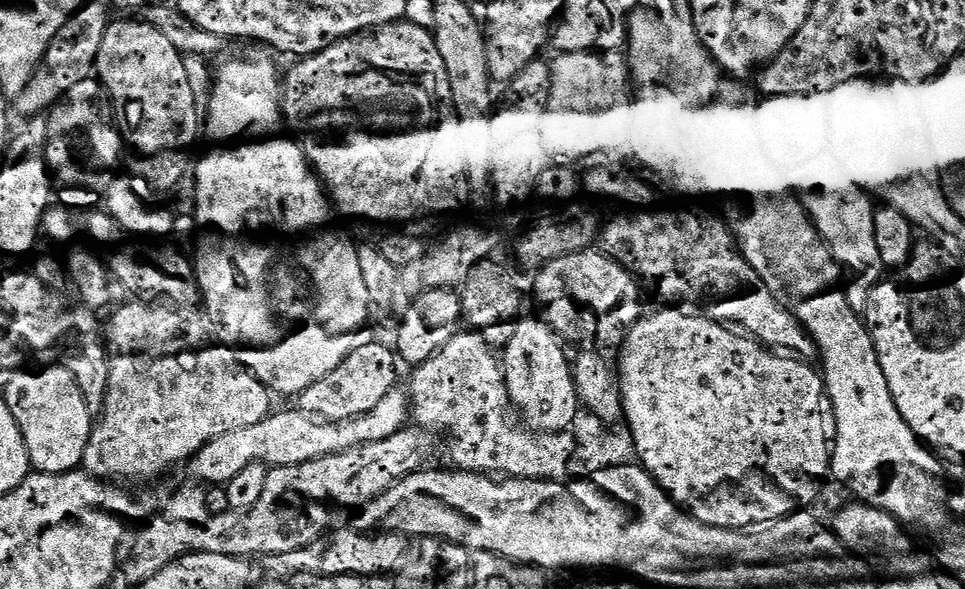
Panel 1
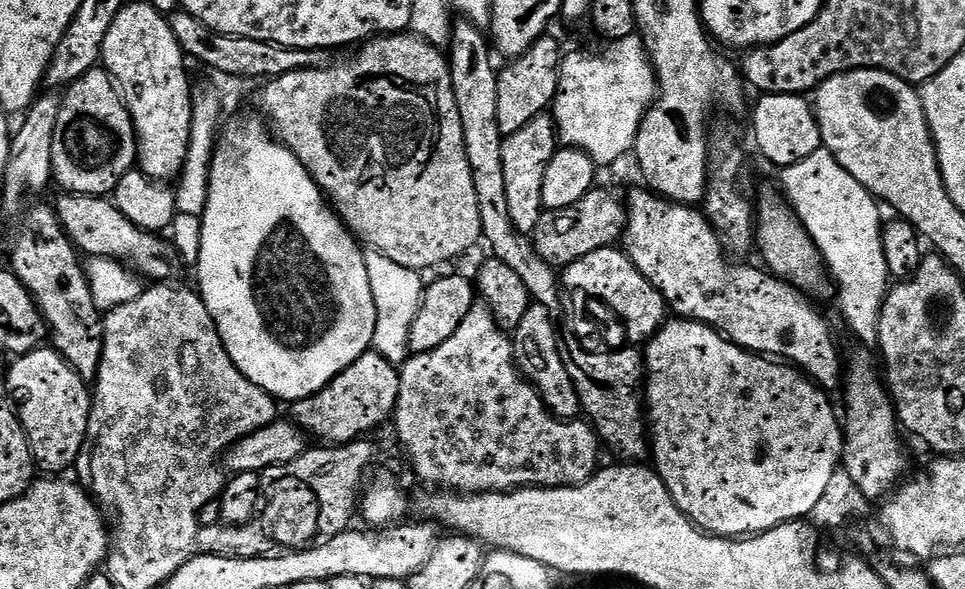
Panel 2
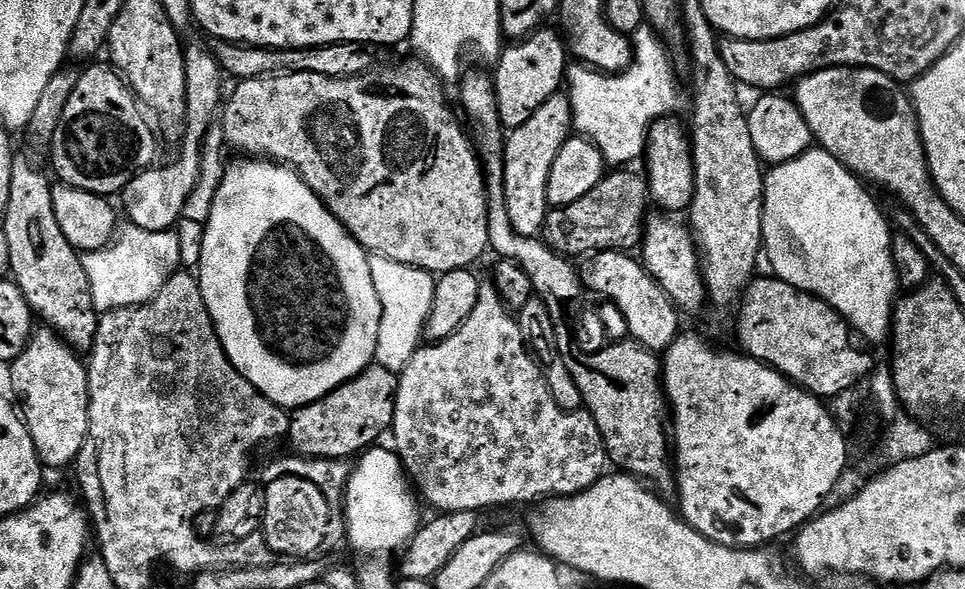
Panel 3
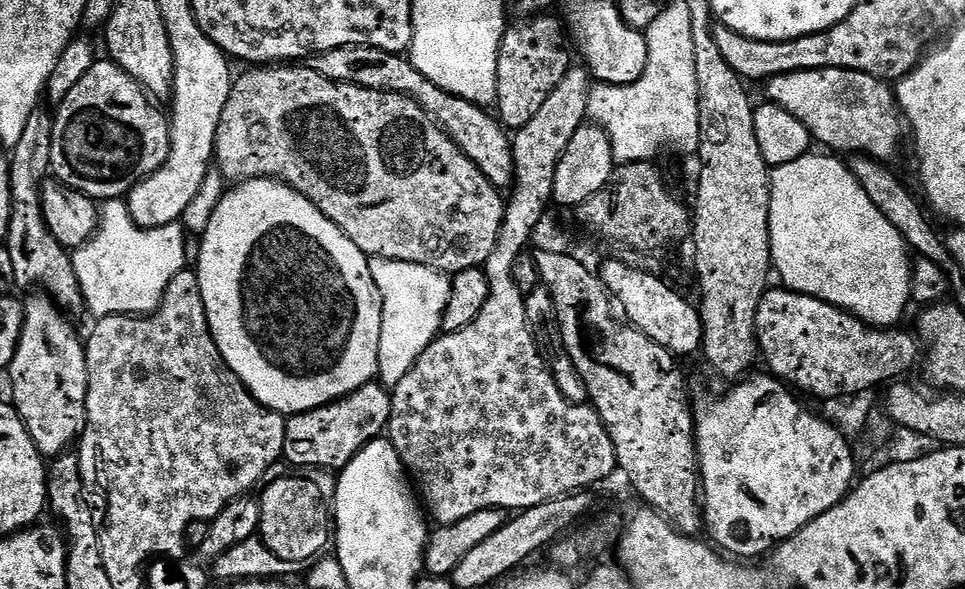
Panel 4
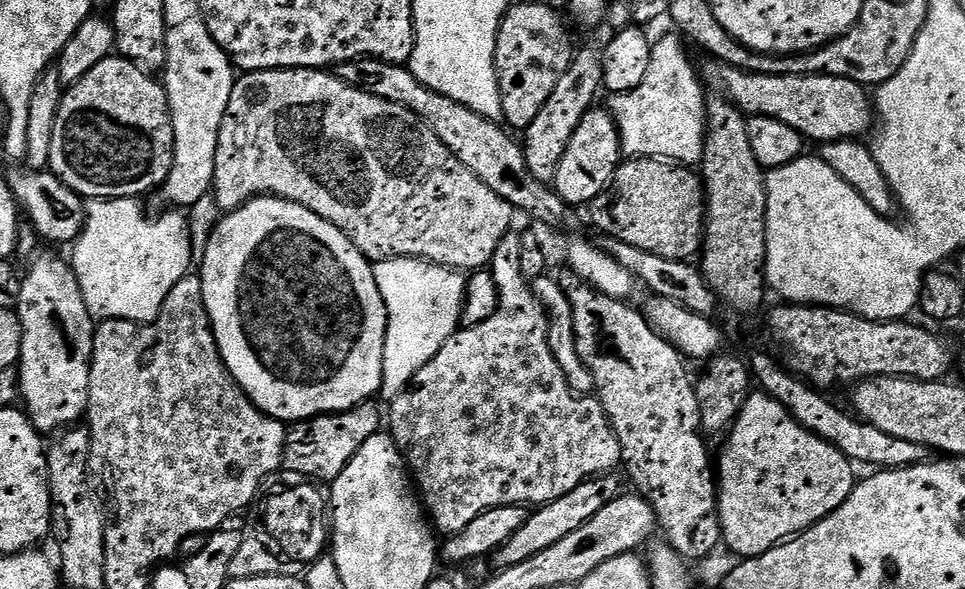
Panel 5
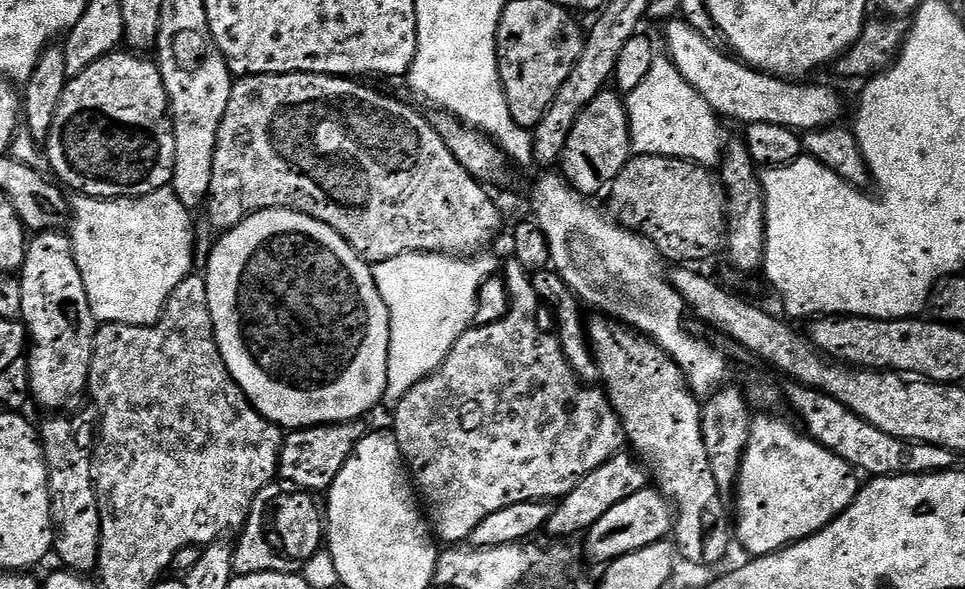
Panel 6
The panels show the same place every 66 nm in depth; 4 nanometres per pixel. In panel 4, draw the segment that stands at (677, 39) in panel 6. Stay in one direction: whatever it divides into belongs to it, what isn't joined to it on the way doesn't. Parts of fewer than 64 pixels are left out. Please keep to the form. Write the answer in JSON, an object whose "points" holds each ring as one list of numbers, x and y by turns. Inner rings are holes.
{"points":[[848,68,806,69,767,81,766,88,771,103,794,114,817,145,825,144,836,152,863,154,888,162,906,133,895,91,870,74]]}

